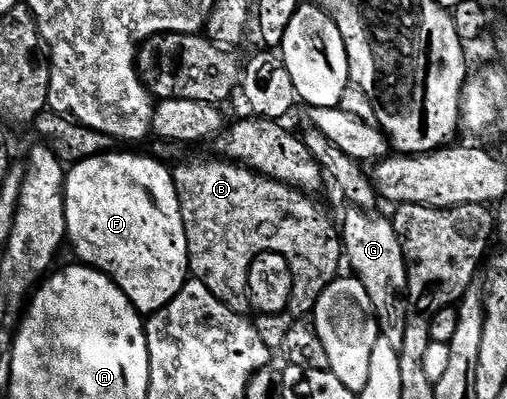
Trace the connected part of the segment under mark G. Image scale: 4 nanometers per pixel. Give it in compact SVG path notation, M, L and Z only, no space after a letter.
M350 207L343 224L343 252L352 275L363 282L367 294L377 311L381 334L392 344L400 345L405 334L405 323L409 321L410 307L407 303L409 291L409 266L401 249L401 239L393 229L392 219L375 216L372 211Z

